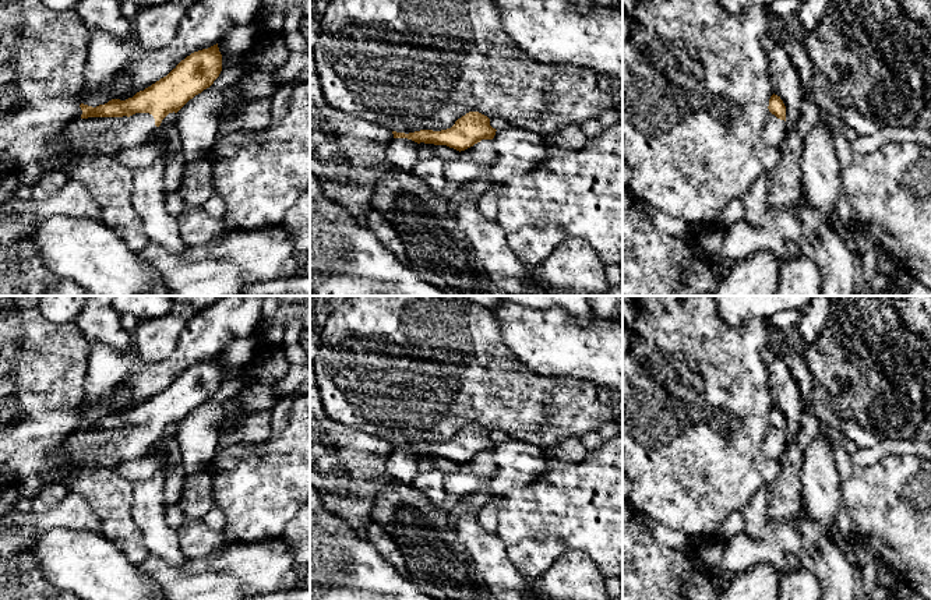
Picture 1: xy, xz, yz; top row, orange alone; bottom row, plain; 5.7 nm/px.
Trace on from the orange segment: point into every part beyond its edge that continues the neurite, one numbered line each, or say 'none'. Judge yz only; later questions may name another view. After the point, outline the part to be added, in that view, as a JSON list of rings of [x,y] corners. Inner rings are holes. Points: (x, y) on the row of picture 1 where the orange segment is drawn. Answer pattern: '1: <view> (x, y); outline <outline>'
1: yz (773, 131); outline [[[768,112],[764,128],[762,140],[766,145],[779,148],[787,133],[786,121],[777,119],[775,114]]]

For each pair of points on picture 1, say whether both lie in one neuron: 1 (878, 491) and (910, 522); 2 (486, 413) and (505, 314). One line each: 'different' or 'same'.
1: same
2: different

